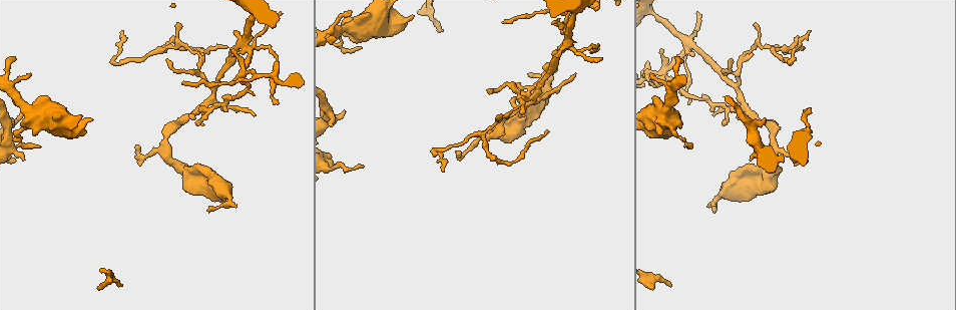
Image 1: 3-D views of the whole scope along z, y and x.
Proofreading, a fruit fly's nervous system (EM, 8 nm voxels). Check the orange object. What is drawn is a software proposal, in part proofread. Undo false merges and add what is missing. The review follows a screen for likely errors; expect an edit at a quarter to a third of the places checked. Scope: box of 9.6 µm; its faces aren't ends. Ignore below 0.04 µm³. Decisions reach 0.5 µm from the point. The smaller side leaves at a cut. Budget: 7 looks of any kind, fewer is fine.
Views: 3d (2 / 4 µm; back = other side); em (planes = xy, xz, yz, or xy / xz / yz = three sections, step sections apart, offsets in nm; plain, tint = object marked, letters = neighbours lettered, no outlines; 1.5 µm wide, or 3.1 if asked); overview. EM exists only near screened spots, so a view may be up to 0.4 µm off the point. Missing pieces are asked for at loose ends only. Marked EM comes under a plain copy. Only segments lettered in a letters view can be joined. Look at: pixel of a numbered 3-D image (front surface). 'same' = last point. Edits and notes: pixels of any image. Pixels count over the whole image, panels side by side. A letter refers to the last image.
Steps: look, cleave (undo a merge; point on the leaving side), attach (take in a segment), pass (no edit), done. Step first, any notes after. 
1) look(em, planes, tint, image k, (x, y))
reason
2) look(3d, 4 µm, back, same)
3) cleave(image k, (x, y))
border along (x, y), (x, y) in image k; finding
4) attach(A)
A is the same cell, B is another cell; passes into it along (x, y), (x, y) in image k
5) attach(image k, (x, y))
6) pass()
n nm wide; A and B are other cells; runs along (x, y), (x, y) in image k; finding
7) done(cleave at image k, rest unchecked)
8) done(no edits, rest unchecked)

look(em, planes, tint, image 1, (443, 172))

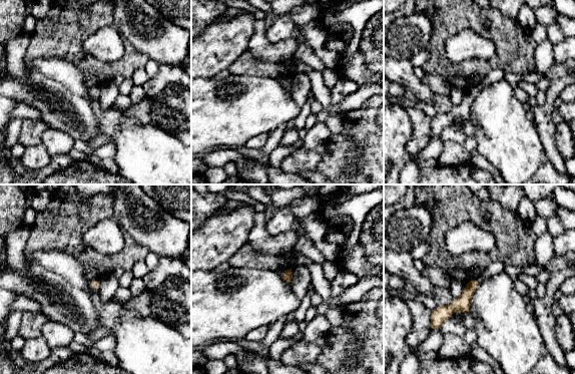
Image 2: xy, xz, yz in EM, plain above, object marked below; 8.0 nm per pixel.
look(em, planes, letters, same)

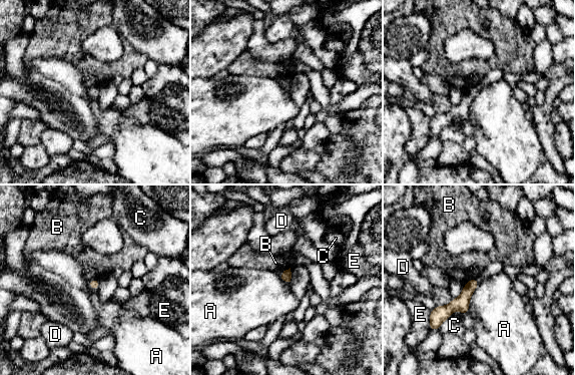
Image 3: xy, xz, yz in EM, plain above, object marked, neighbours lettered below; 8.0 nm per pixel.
pass()
A, B, C, D and E are other cells; border along (480, 281), (470, 299), (468, 311) in image 3; none of them fits

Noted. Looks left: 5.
look(3d, 4 µm, image 1, (203, 124))
free end

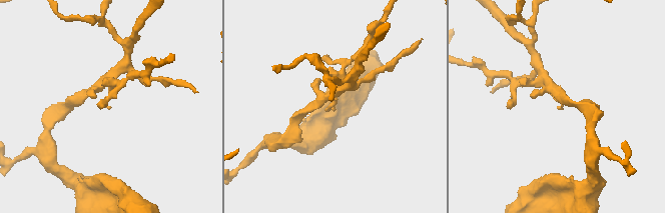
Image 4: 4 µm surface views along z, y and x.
look(em, planes, letters, image 4, (561, 108))

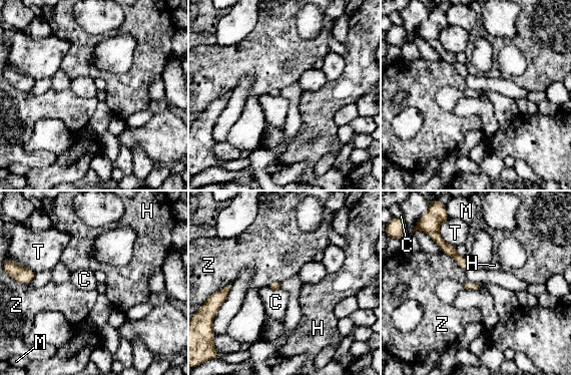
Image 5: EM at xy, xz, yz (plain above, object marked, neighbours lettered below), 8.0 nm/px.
pass()
Z touches over 240 nm; C, H, M, T and Z are other cells; border along (269, 287), (278, 291) in image 5; no lettered segment goes on from it

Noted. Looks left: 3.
look(3d, 2 µm, back, image 1, (650, 11))
three arms meet

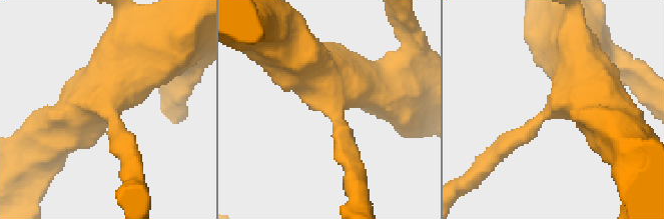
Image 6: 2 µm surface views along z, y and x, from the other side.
look(em, planes, tint, image 6, (108, 114))
3 arms; arms of 170, 320, 360 nm; now the EM

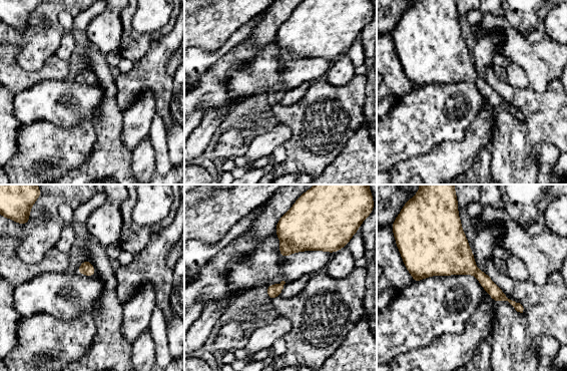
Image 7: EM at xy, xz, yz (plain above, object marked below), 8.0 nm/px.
look(em, planes, letters, same)

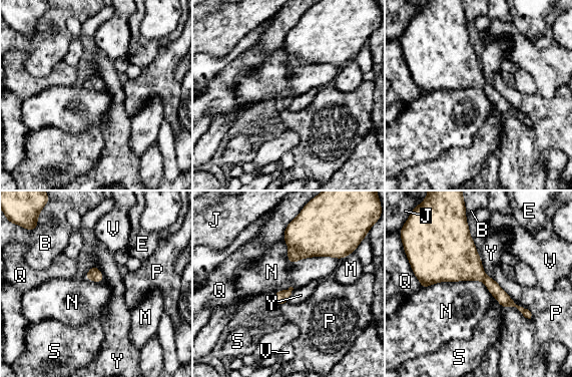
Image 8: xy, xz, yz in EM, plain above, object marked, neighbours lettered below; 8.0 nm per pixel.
pass()
N touches over 500 nm; B, E, J, M, N, P, Q, S, V and Y are other cells; border along (282, 239), (290, 263), (343, 259) in image 8; continuous, no second neuron

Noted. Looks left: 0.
done(no edits, rest unchecked)

